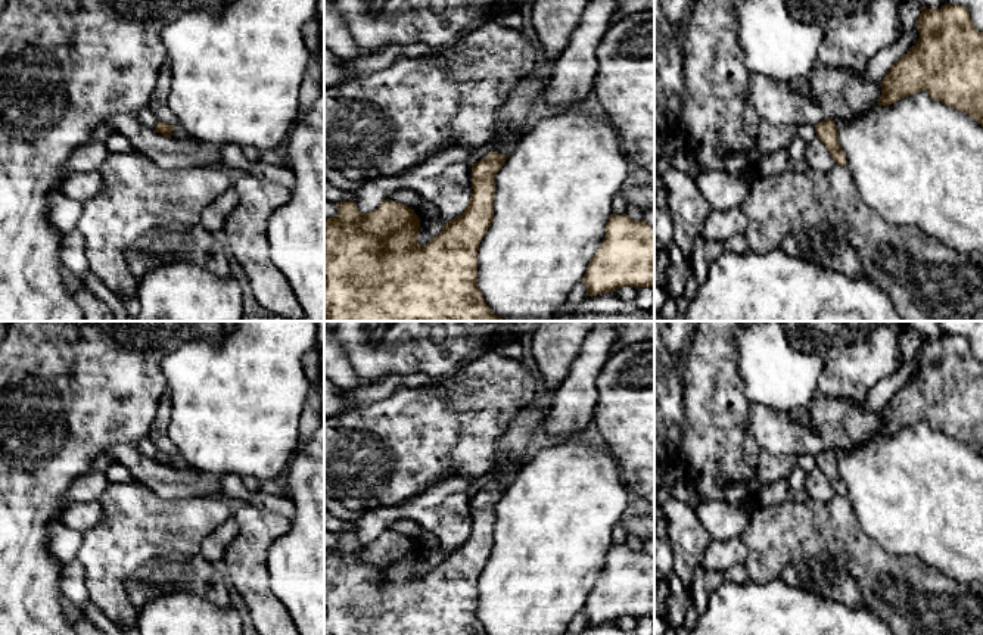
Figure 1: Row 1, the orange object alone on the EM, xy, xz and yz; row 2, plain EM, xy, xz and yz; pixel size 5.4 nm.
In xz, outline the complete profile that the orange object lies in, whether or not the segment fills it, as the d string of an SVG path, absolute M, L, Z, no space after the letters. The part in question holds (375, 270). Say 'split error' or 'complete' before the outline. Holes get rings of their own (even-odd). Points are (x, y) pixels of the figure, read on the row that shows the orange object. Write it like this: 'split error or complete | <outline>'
complete | M489 152L482 161L472 166L472 187L473 193L467 202L466 211L444 224L444 230L424 245L417 243L420 228L420 218L407 205L386 199L377 209L370 214L361 214L355 202L340 202L337 205L337 215L335 218L324 218L324 315L326 321L506 321L494 314L486 305L483 295L477 289L477 250L483 234L494 220L494 177L506 162L507 155Z

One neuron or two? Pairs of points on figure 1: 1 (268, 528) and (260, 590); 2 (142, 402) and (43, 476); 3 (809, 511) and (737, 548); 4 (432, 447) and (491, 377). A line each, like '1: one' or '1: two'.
1: one
2: one
3: two
4: one

